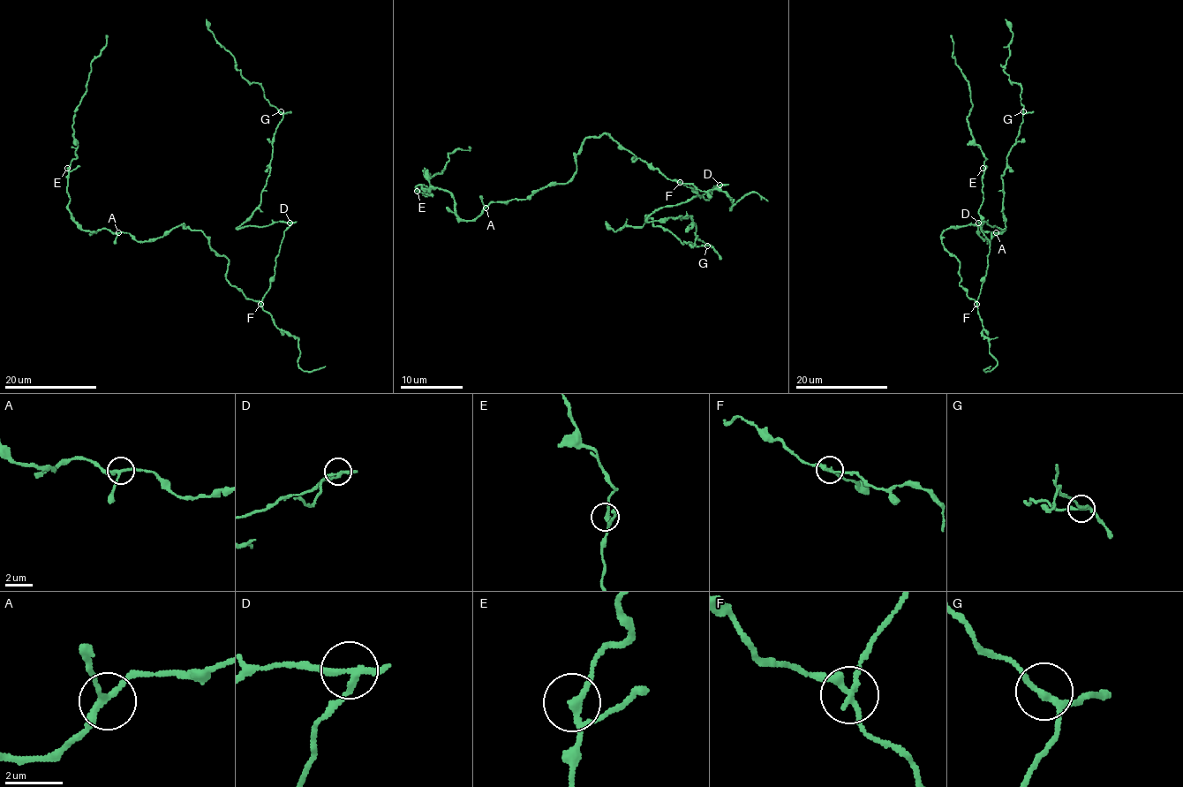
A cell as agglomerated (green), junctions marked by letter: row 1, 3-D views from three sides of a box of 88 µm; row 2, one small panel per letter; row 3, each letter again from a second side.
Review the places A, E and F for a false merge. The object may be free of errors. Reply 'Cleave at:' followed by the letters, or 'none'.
Cleave at: F

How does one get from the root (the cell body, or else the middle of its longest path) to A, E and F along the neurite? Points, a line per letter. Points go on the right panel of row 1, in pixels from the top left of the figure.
A: (960, 280), (960, 262), (943, 245), (943, 231), (975, 224), (977, 232), (989, 242), (990, 232), (996, 232)
E: (960, 280), (943, 231), (975, 224), (989, 242), (1005, 229), (981, 229), (983, 168)
F: (960, 280), (959, 284), (977, 304)

